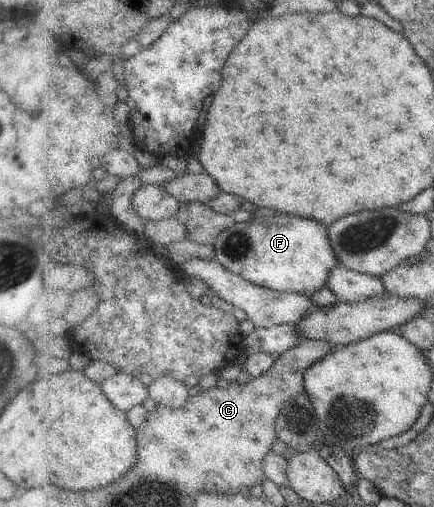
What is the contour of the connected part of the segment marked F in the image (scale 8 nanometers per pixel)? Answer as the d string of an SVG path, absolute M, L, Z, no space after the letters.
M277 215L235 224L214 244L216 255L227 270L260 286L282 292L313 295L328 287L329 278L340 263L329 227L295 215Z

